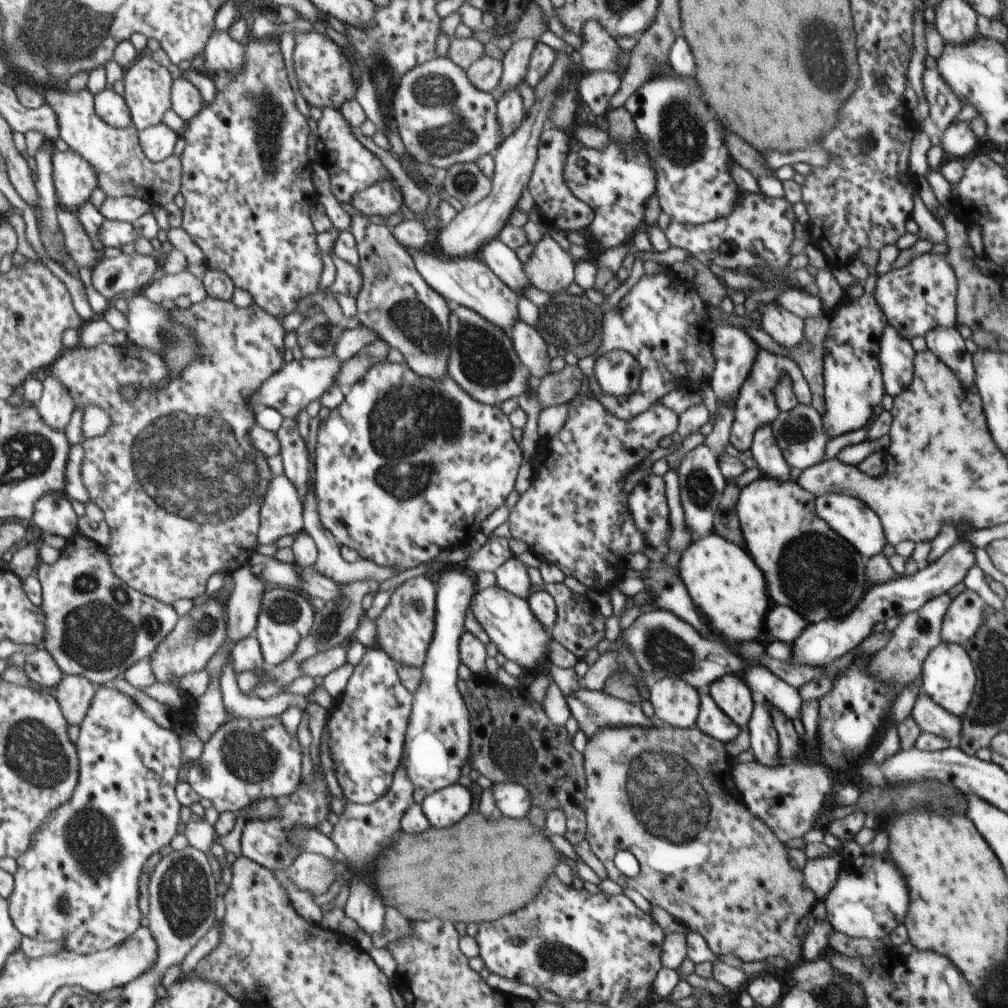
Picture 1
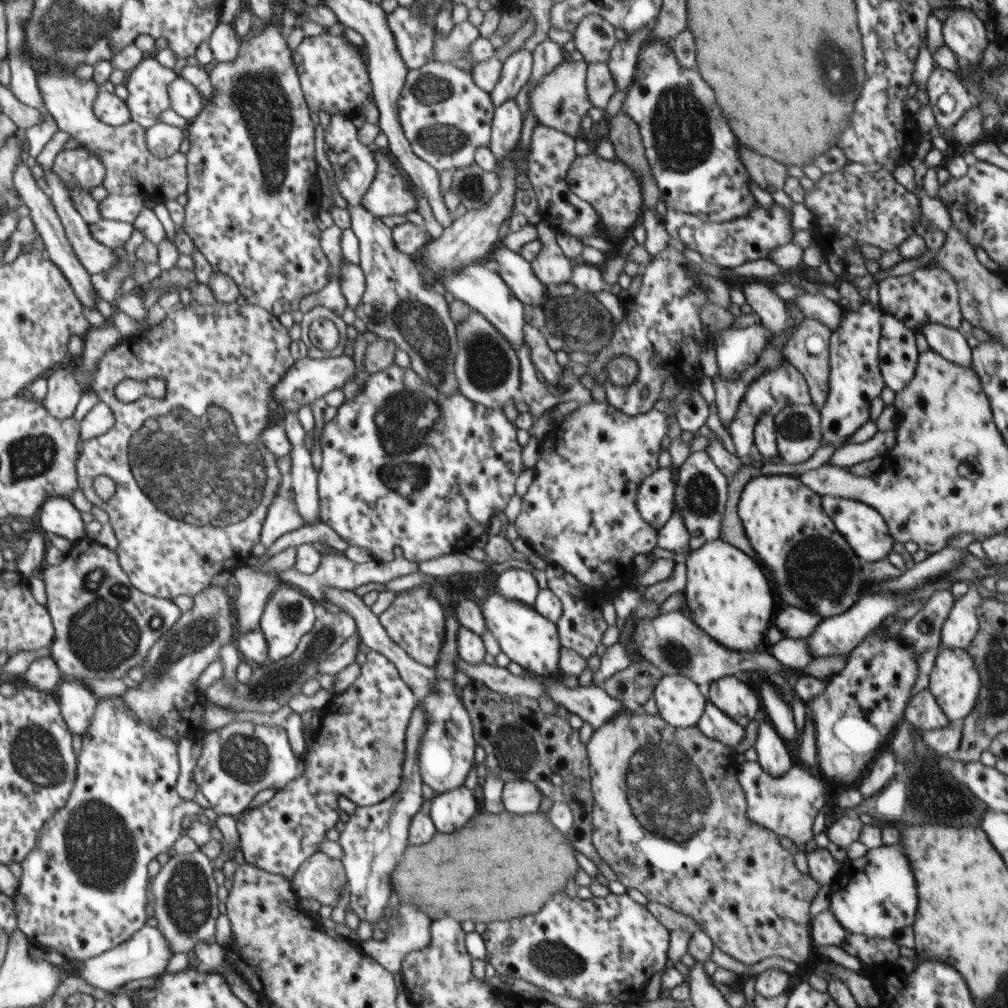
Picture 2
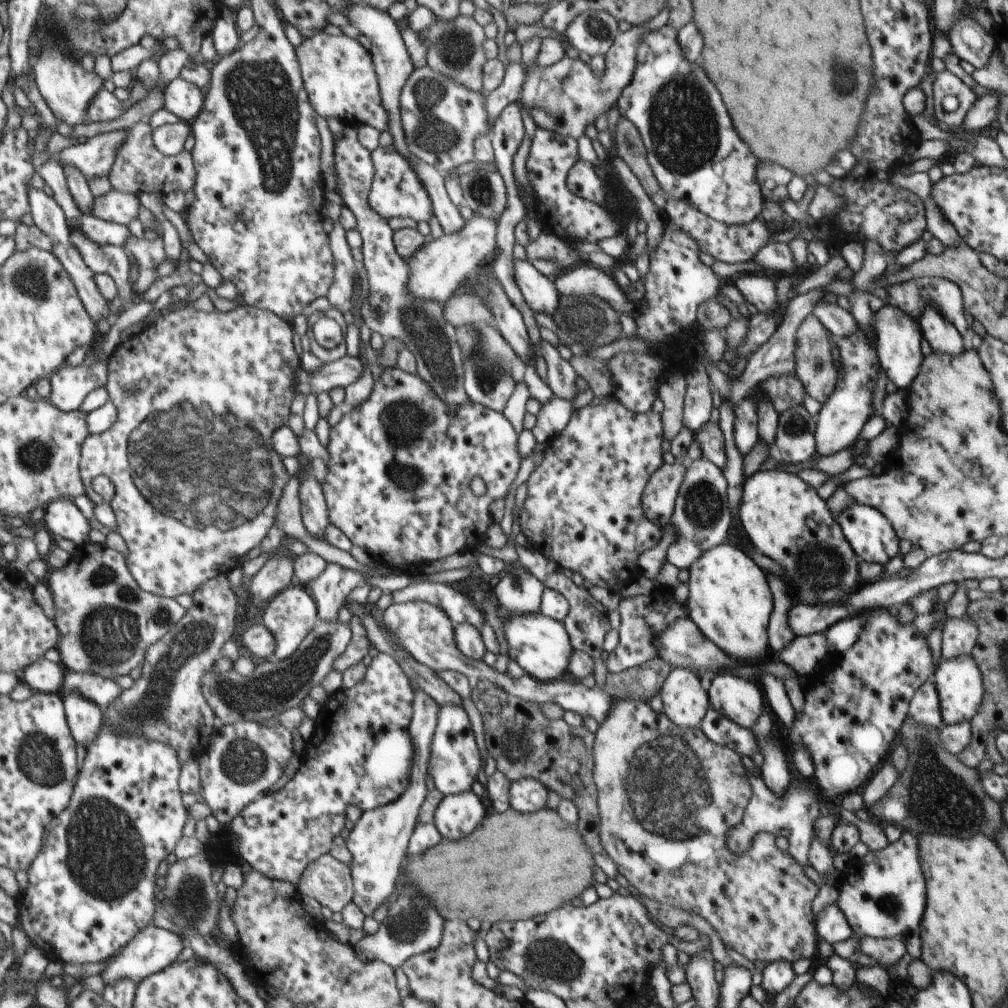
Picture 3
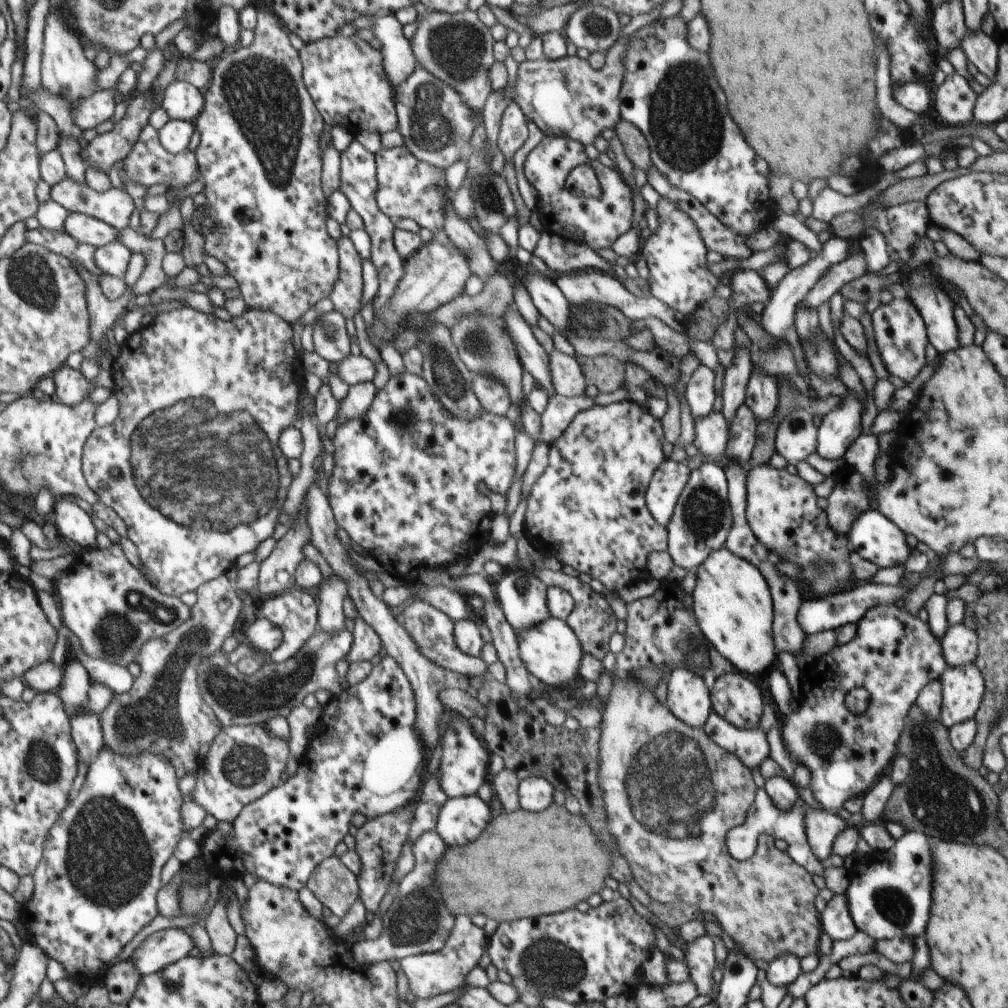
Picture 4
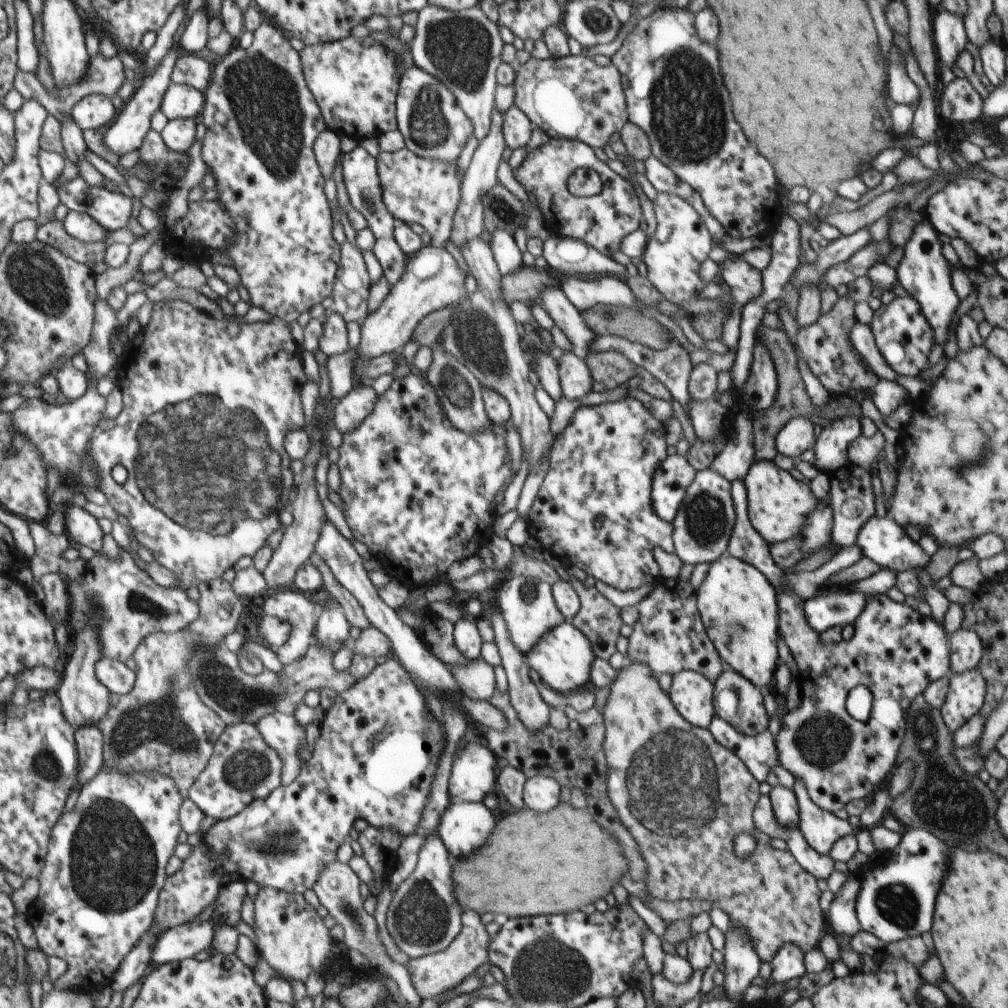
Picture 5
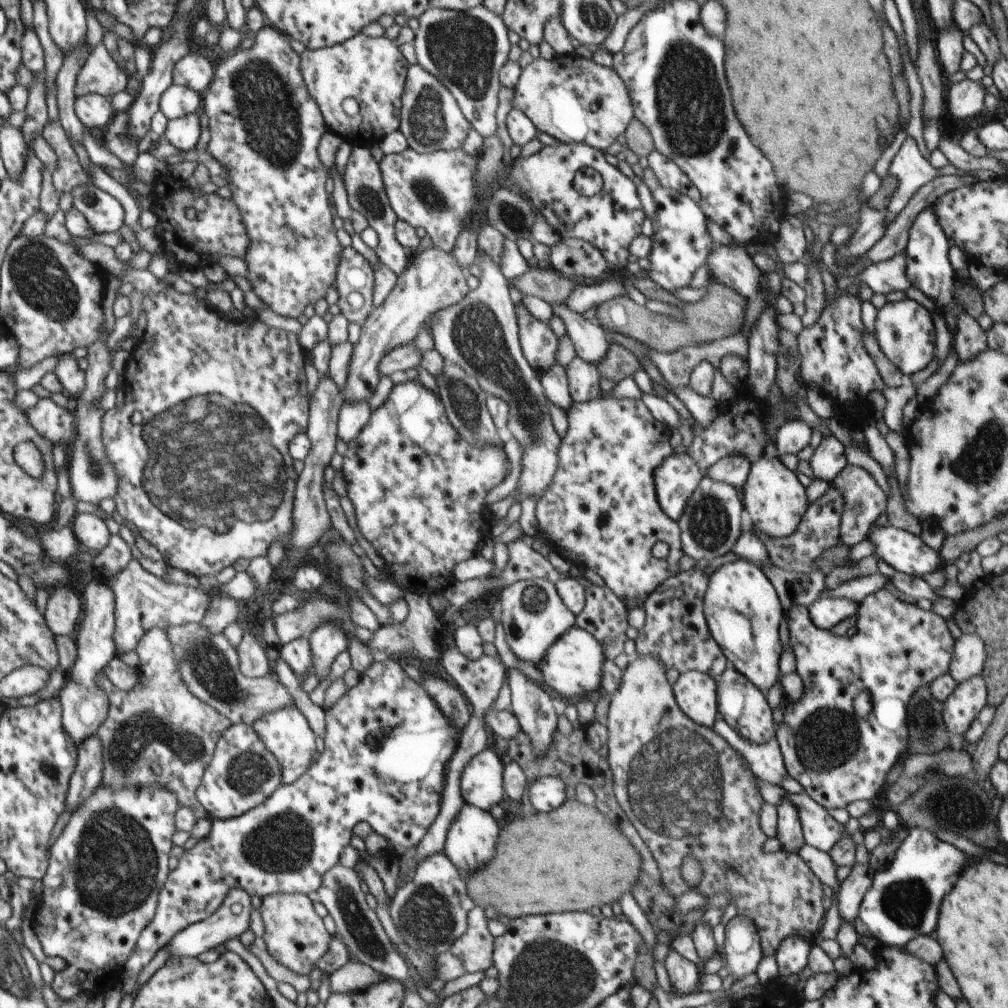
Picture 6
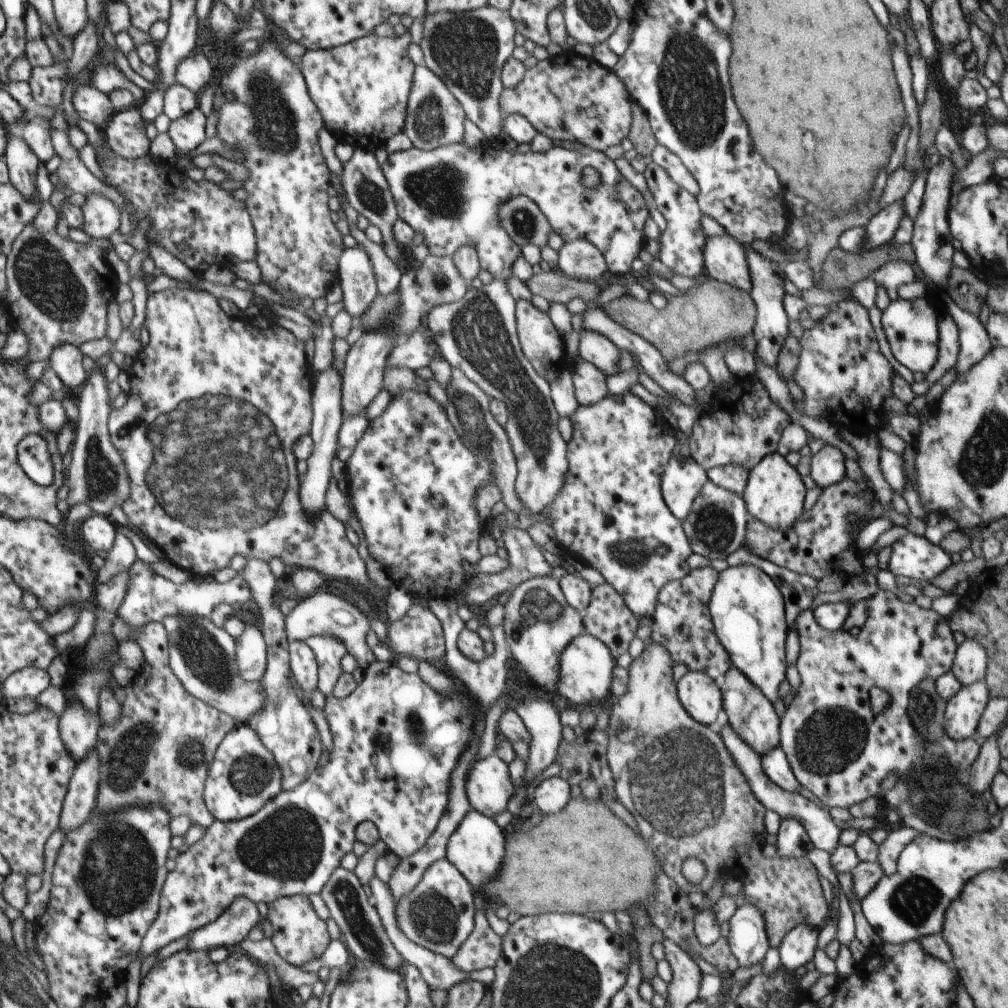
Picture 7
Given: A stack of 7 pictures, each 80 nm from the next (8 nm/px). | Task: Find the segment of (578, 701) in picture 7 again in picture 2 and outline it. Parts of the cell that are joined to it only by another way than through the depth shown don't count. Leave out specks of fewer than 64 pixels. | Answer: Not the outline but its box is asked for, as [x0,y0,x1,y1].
[481,593,560,676]

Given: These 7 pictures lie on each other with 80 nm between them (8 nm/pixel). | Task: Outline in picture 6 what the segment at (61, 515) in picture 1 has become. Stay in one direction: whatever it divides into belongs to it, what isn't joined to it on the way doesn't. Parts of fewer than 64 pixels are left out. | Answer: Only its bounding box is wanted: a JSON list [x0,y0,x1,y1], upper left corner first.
[72,514,110,551]

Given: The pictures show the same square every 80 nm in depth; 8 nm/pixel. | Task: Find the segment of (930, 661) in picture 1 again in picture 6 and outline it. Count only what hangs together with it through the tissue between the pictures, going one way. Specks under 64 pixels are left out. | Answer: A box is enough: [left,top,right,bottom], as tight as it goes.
[943,676,987,741]

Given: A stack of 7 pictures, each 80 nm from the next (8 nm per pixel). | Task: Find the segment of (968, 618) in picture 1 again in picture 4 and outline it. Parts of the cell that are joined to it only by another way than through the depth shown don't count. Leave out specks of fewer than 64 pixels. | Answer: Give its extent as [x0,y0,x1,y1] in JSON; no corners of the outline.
[940,623,978,667]

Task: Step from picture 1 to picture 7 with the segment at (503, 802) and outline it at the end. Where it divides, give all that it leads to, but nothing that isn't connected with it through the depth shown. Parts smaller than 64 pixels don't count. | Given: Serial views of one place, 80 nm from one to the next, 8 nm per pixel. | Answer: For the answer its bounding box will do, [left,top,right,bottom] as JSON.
[533,777,571,815]

